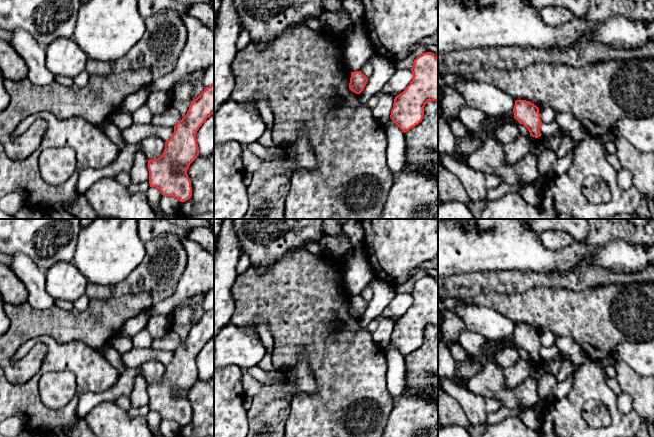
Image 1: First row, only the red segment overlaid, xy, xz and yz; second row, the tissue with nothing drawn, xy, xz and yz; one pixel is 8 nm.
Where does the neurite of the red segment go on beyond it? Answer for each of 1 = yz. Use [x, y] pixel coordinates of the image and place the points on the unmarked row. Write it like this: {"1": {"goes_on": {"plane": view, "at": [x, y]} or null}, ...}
{"1": {"goes_on": null}}

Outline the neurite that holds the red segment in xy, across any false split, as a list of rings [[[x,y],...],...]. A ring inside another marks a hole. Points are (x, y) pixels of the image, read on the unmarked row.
[[[214,307],[191,326],[187,338],[174,350],[171,362],[165,366],[163,378],[148,384],[150,411],[180,426],[191,422],[192,411],[187,394],[199,380],[196,358],[213,337]]]

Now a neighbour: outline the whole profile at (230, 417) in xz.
[[[214,366],[214,437],[246,437],[249,430],[242,369]]]

